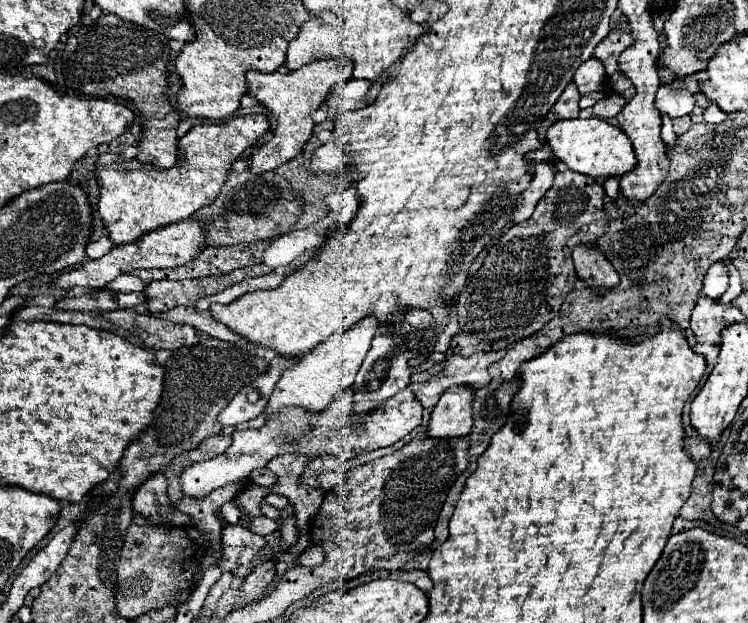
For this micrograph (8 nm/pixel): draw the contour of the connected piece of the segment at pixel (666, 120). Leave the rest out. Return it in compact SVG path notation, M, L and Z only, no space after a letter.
M661 114L661 138L667 146L671 146L675 142L675 132L673 132L673 124L671 124L671 118L667 114Z

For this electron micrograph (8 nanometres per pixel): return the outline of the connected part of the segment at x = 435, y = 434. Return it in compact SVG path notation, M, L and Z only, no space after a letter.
M451 386L431 412L427 434L431 438L465 438L471 432L473 390L469 386Z

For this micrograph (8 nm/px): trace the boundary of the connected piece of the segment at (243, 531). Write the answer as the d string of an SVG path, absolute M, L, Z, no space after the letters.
M225 526L221 532L223 546L253 546L257 550L265 548L265 538L253 534L243 526Z

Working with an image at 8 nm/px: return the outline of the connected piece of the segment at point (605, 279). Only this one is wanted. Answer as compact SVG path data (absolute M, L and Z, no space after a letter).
M579 244L573 250L573 262L577 276L591 288L613 288L619 282L615 268L595 244Z

